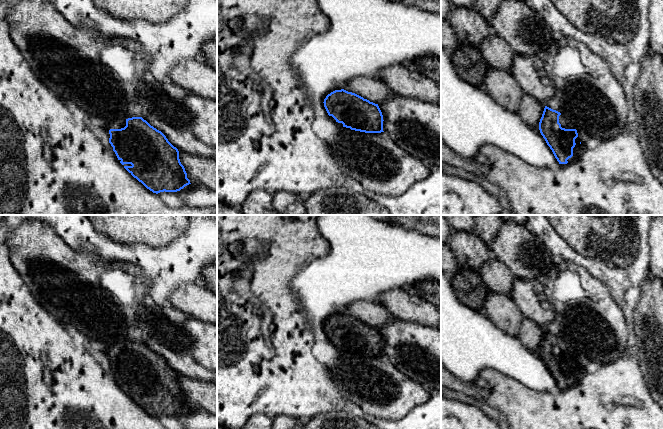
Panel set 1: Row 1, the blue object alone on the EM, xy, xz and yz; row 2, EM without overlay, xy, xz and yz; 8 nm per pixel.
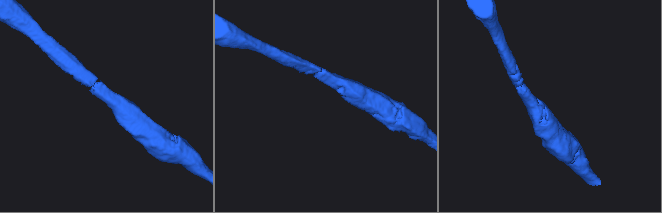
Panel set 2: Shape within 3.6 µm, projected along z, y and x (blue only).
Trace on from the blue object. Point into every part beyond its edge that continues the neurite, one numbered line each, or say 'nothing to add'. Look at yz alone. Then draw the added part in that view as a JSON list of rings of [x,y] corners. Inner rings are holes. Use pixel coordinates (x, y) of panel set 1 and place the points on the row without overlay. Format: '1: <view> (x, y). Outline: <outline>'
1: yz (565, 347). Outline: [[[562,338],[559,340],[559,347],[561,348],[562,352],[575,353],[575,351],[573,350],[572,346]]]
2: yz (576, 374). Outline: [[[578,361],[575,363],[575,367],[576,367],[576,369],[573,372],[573,380],[567,384],[568,387],[574,386],[579,380],[581,368],[580,368]]]

